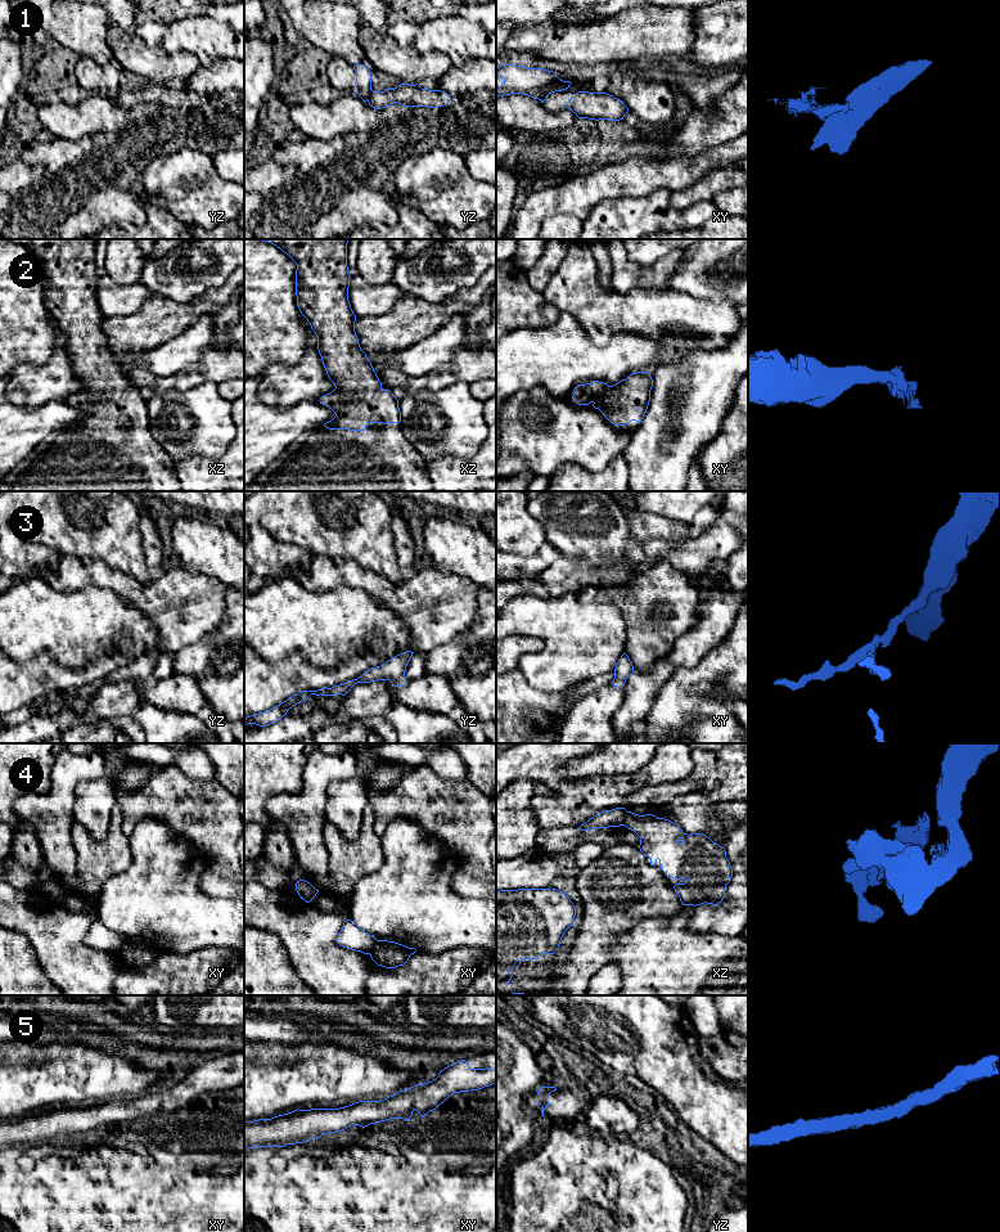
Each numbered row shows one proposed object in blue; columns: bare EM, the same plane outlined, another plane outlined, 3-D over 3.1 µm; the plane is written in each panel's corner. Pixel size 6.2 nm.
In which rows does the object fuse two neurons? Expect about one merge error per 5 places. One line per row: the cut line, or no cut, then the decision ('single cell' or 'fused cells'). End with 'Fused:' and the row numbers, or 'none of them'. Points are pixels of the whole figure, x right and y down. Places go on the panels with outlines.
1: cut in yz along (372, 90), (366, 99); fused cells
2: no cut; single cell
3: no cut; single cell
4: cut in xy along (377, 940), (369, 953); fused cells
5: no cut; single cell
Fused: 1, 4

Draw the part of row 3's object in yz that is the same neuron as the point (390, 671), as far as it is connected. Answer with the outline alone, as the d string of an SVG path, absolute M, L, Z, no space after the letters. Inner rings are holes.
M411 651L400 653L395 657L392 657L391 660L388 660L386 664L377 666L377 667L371 667L368 671L365 671L361 676L359 676L357 679L348 680L343 684L334 685L332 688L324 687L317 691L302 691L298 694L293 694L287 701L281 702L280 705L278 705L270 710L244 718L244 725L248 725L248 724L256 724L260 727L270 725L272 723L276 723L283 716L285 716L289 709L292 709L293 706L296 706L299 702L306 701L311 694L316 694L316 696L342 694L342 696L344 696L357 683L389 680L395 687L401 687L406 683L405 670L406 670L406 666L407 666L413 653L414 652L411 652Z

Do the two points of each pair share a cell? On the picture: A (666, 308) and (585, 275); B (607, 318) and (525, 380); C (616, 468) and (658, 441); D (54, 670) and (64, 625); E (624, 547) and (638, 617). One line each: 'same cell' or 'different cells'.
A: same cell
B: different cells
C: different cells
D: different cells
E: different cells

